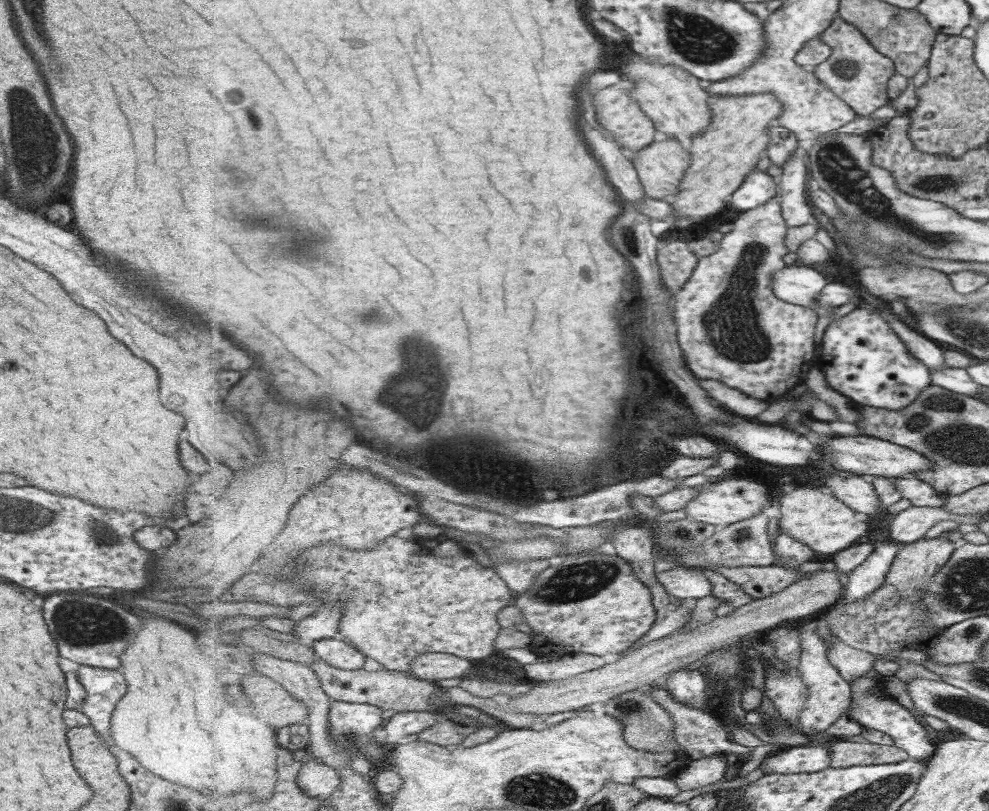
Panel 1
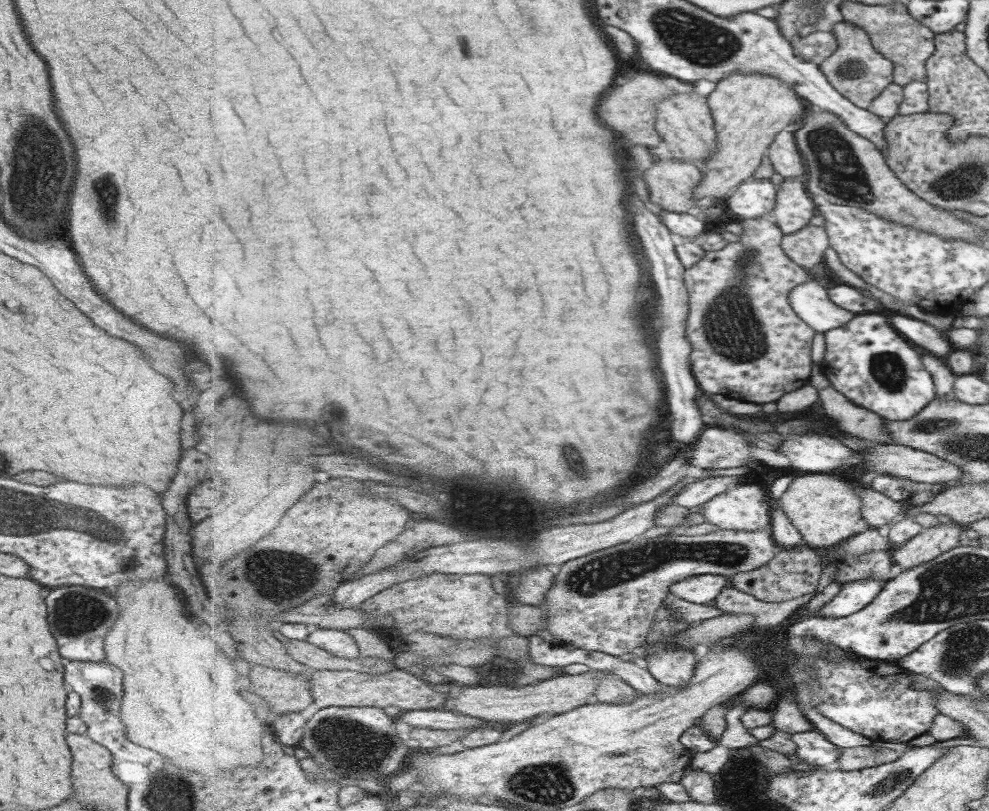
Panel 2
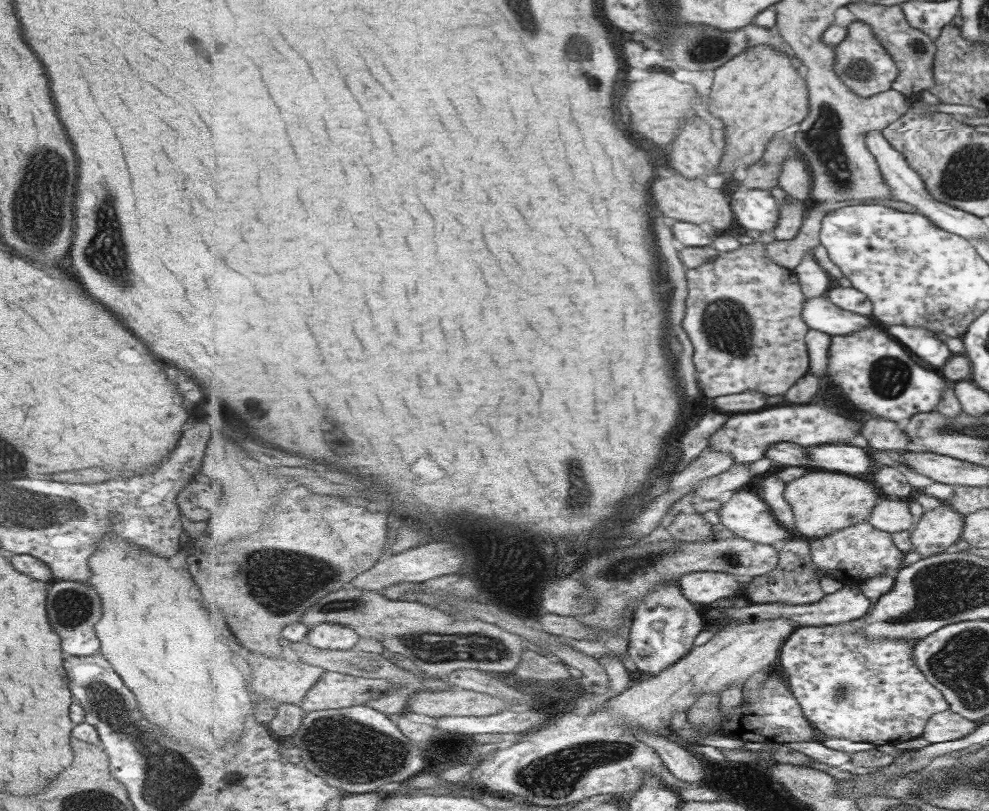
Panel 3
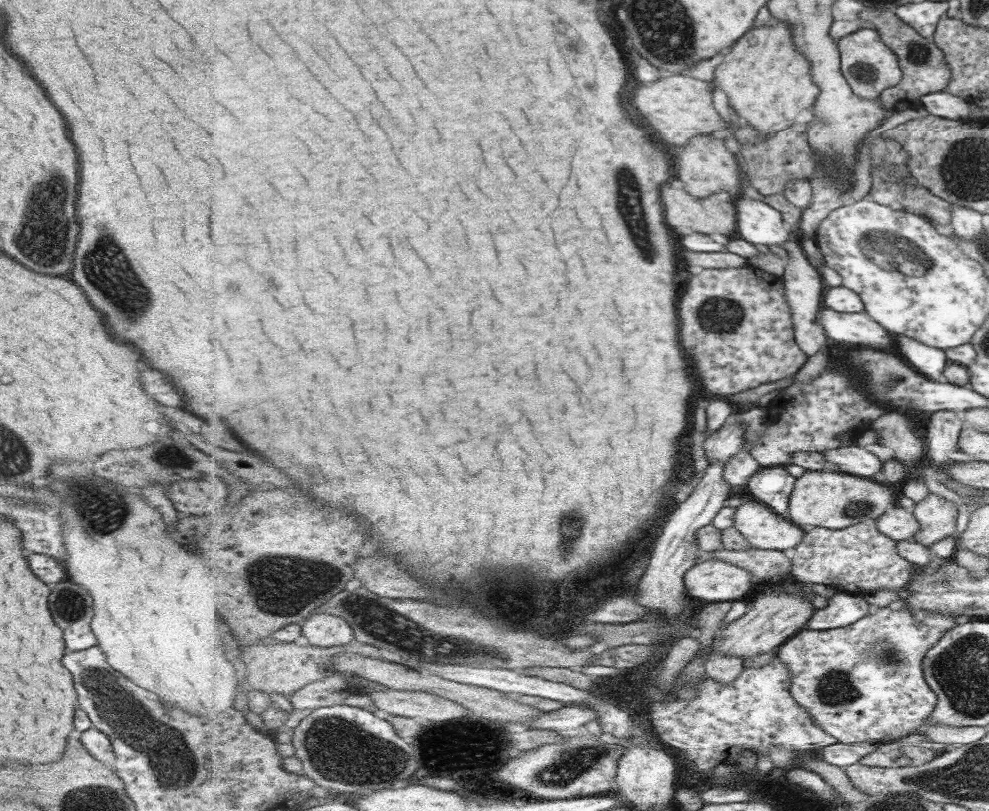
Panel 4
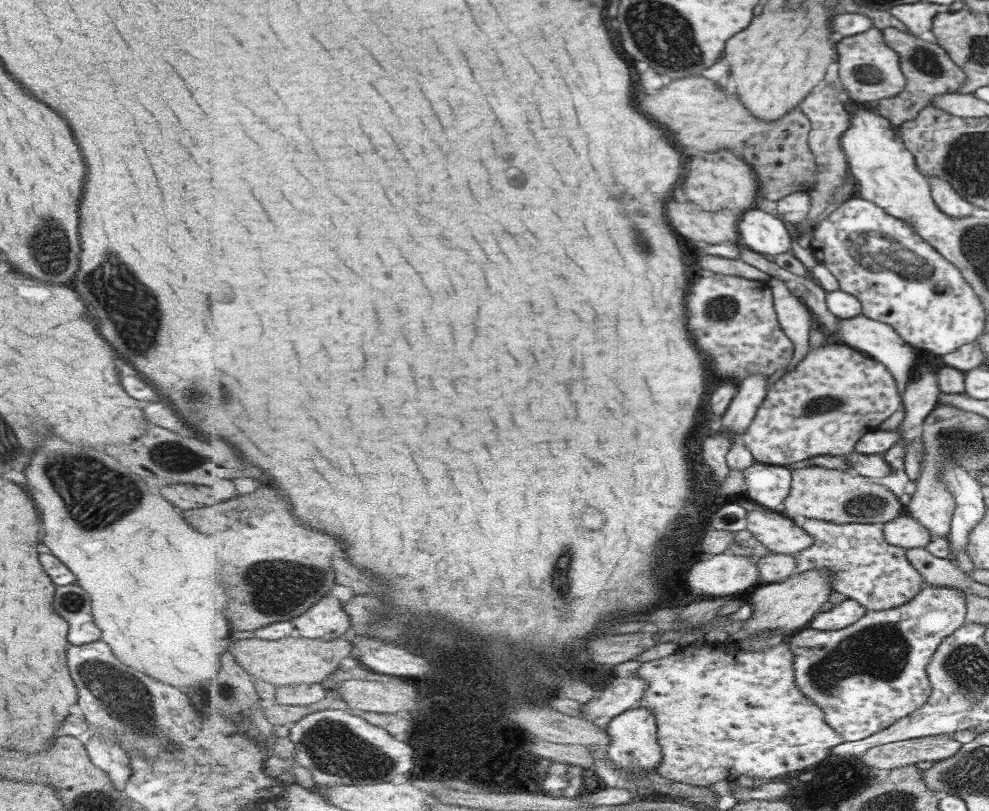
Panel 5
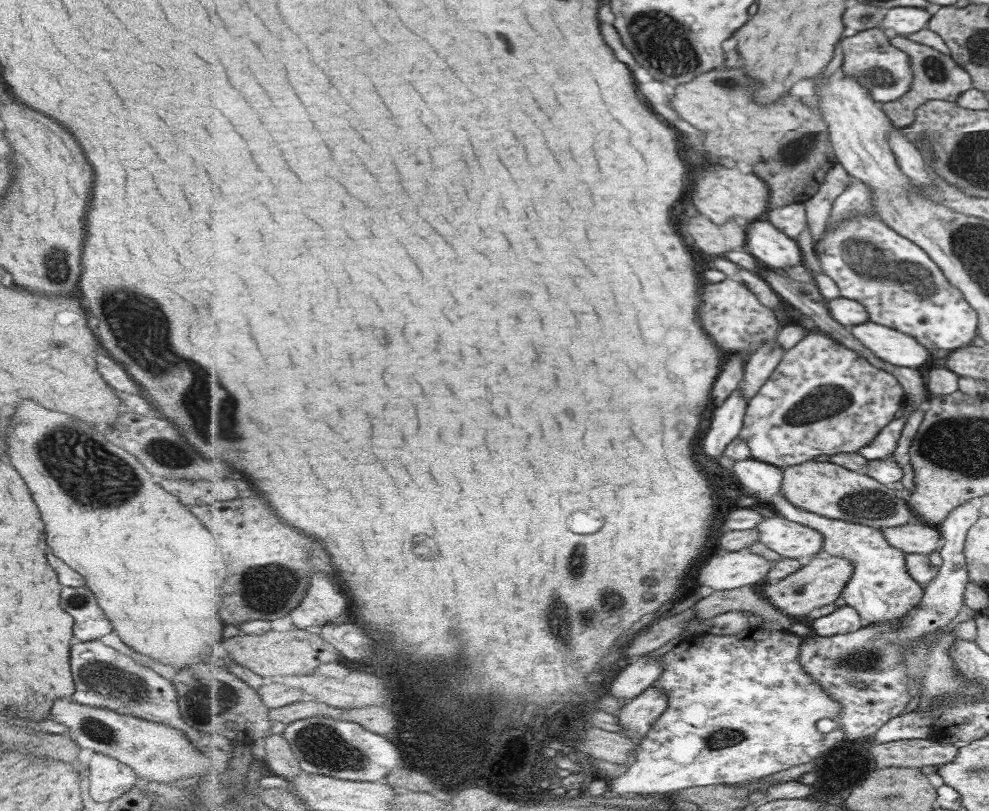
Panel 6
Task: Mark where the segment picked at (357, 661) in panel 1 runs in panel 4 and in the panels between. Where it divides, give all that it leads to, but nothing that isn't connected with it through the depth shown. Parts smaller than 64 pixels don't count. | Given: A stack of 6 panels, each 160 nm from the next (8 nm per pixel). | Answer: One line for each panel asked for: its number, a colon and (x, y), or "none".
2: (339, 643)
3: (328, 636)
4: (326, 630)

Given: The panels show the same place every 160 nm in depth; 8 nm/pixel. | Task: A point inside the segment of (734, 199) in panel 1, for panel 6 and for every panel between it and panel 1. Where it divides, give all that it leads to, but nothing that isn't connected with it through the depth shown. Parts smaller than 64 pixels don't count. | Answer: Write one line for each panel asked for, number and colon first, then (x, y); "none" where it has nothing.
2: (757, 198)
3: (755, 209)
4: (758, 223)
5: (765, 233)
6: (777, 250)

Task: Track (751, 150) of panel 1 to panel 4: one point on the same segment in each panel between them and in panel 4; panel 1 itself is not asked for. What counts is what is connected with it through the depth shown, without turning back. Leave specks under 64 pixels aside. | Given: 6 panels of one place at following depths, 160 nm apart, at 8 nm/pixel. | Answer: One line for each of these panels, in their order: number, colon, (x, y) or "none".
2: (760, 106)
3: (771, 93)
4: (768, 79)

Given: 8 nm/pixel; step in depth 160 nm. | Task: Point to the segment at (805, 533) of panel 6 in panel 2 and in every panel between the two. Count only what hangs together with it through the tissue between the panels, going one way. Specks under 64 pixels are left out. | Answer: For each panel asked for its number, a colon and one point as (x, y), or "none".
2: (744, 507)
3: (746, 514)
4: (765, 529)
5: (779, 533)

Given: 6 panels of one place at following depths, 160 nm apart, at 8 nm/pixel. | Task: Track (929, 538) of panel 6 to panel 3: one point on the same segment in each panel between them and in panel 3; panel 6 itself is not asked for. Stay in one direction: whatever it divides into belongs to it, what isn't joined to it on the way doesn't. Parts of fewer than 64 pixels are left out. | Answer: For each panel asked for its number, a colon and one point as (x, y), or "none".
3: (890, 515)
4: (900, 525)
5: (905, 532)

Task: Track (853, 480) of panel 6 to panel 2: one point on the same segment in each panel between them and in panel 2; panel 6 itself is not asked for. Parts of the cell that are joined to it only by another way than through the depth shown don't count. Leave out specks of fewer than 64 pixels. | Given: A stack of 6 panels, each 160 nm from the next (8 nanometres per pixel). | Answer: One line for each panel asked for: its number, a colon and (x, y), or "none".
2: (827, 511)
3: (823, 502)
4: (831, 499)
5: (844, 497)

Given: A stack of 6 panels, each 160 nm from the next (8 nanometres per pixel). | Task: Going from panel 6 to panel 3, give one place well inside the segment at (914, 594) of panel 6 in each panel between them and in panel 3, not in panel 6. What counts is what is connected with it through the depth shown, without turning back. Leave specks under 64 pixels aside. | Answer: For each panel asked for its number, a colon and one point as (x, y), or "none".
3: (852, 555)
4: (858, 559)
5: (867, 568)

